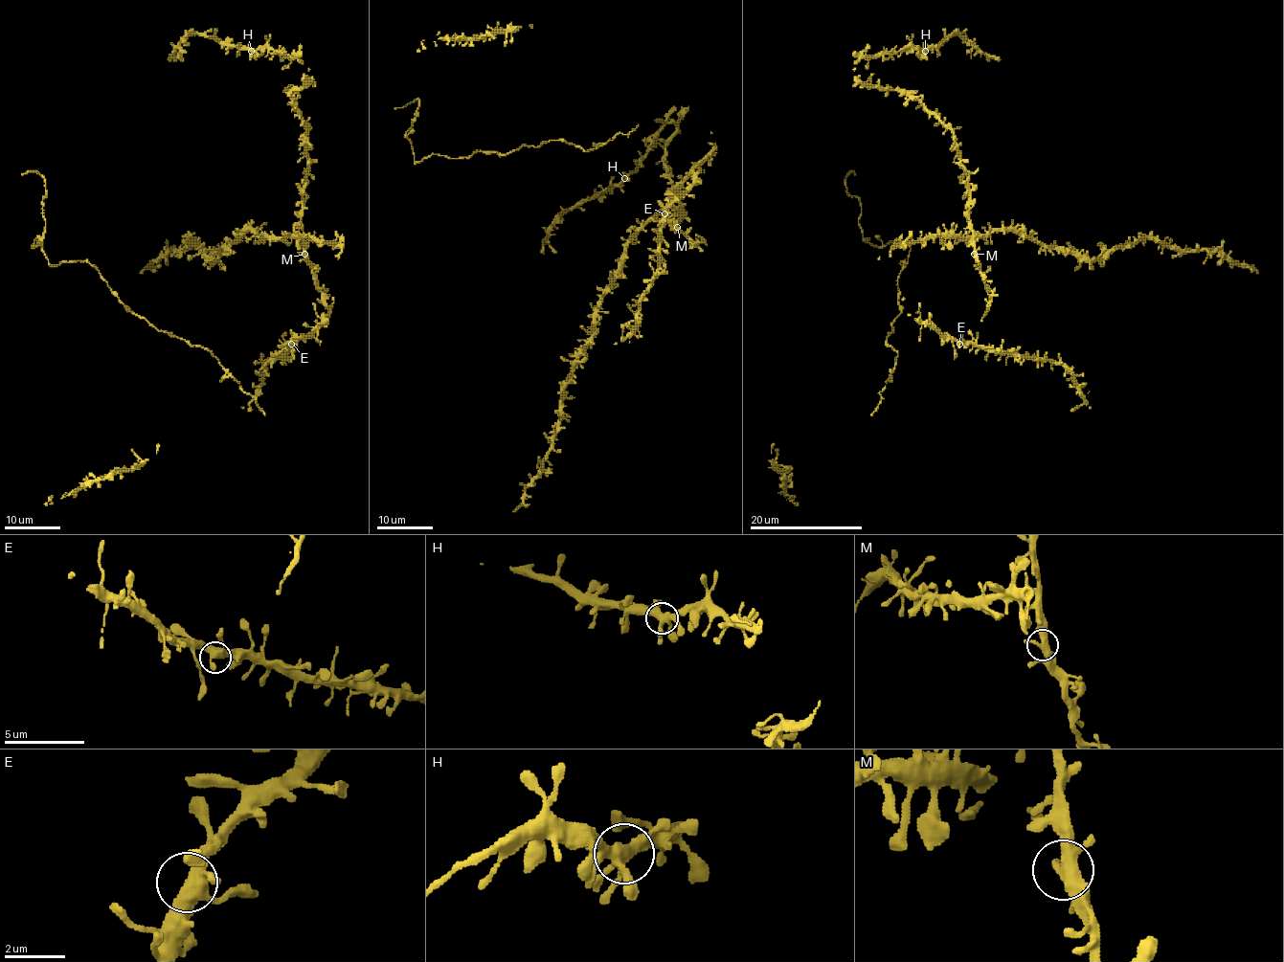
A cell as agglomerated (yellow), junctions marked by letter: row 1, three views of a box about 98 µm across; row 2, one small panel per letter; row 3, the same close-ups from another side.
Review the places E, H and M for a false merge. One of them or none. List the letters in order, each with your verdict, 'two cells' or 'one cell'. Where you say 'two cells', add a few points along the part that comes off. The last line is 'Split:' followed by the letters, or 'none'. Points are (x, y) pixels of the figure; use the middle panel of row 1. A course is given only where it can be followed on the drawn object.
E: one cell
H: one cell
M: one cell
Split: none

